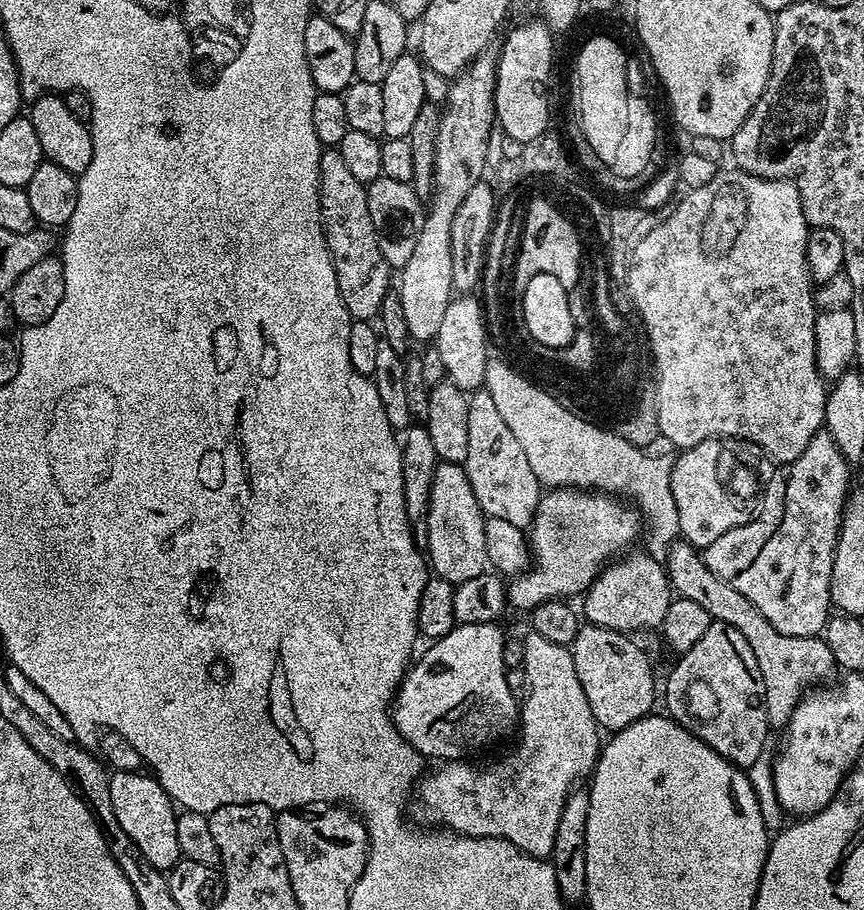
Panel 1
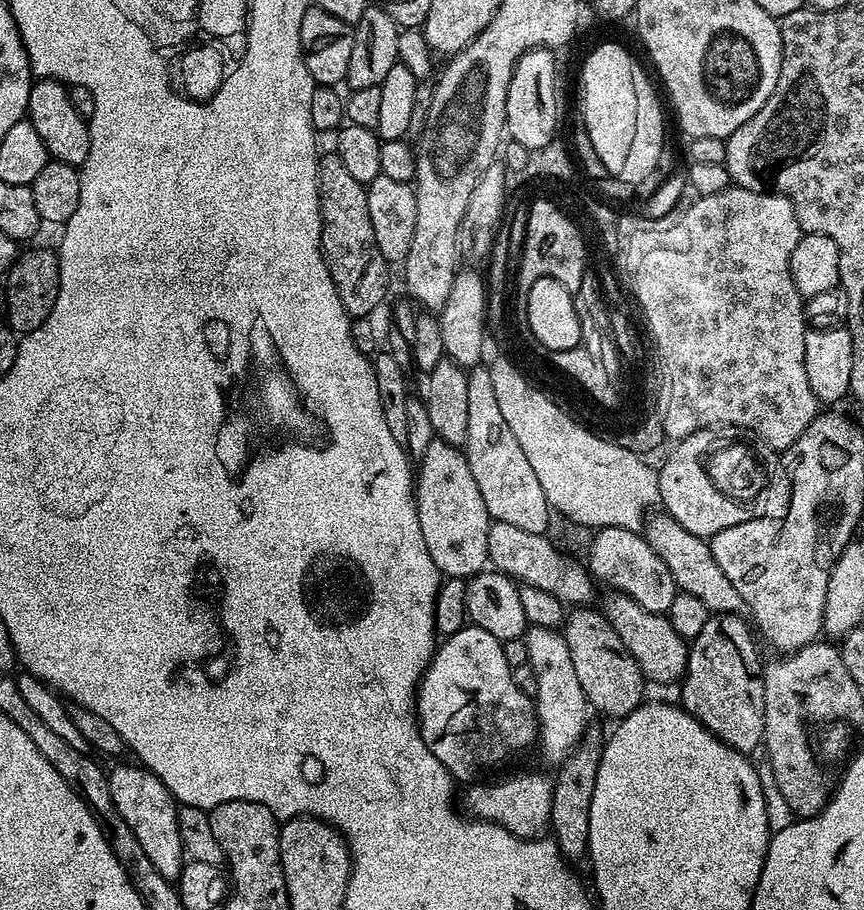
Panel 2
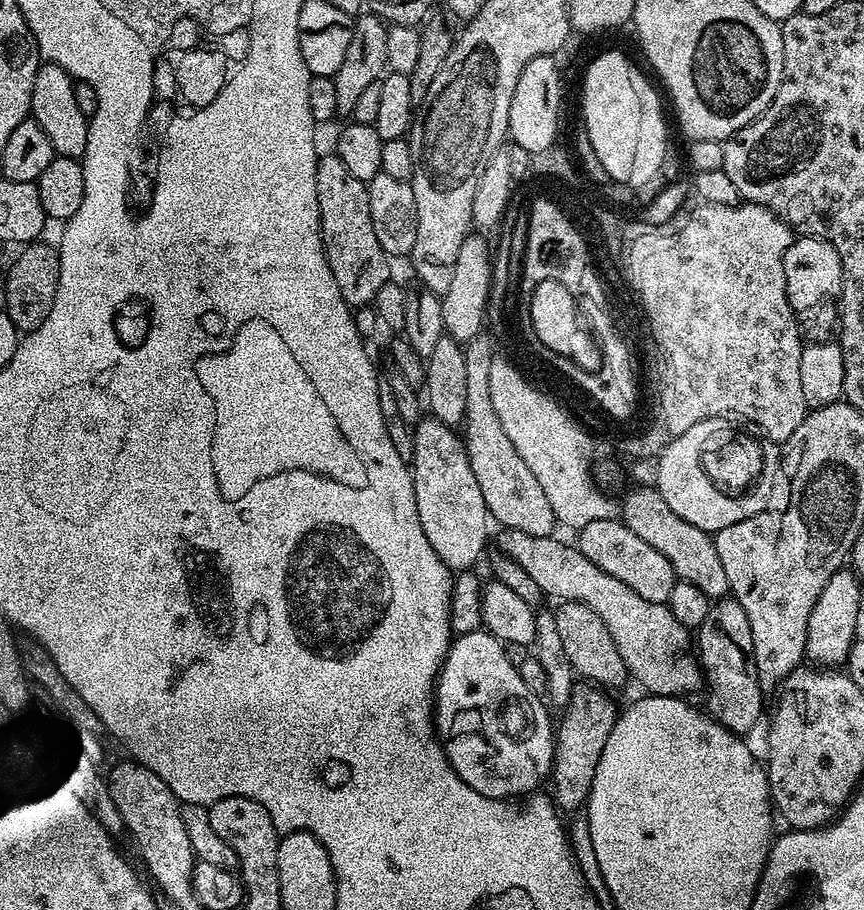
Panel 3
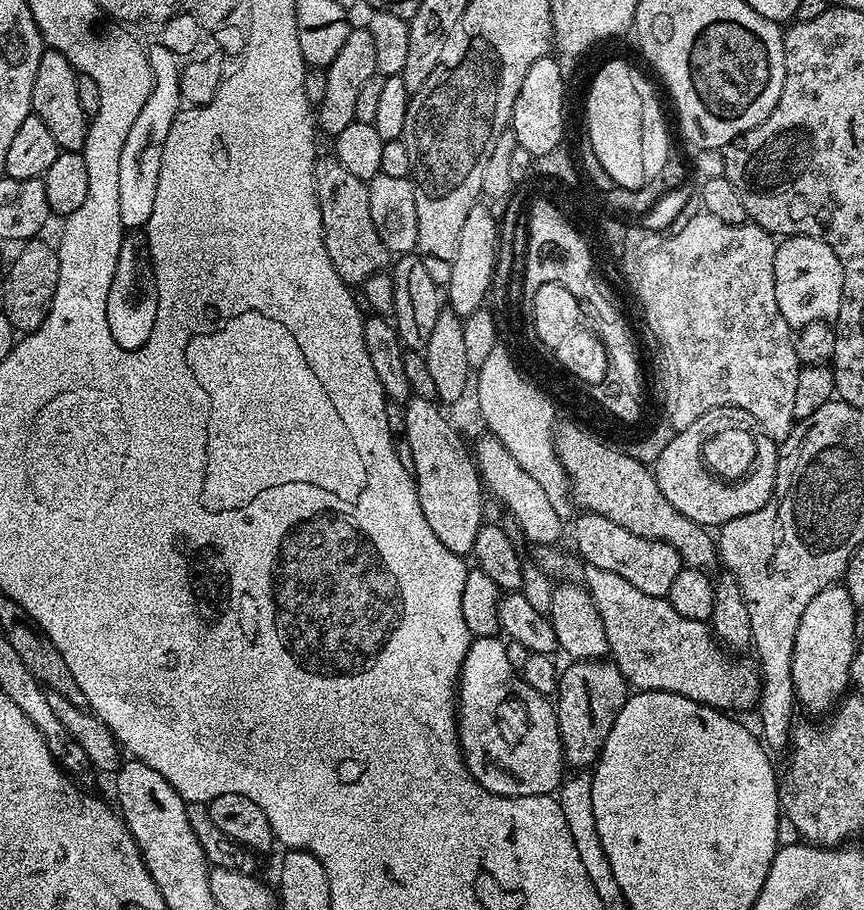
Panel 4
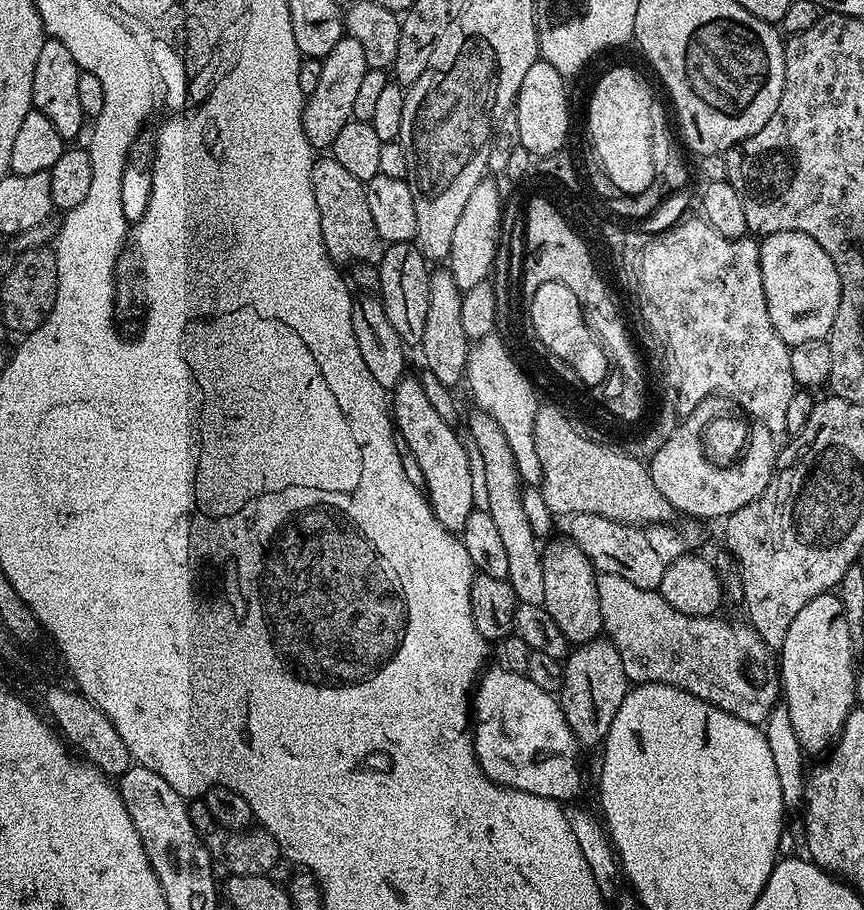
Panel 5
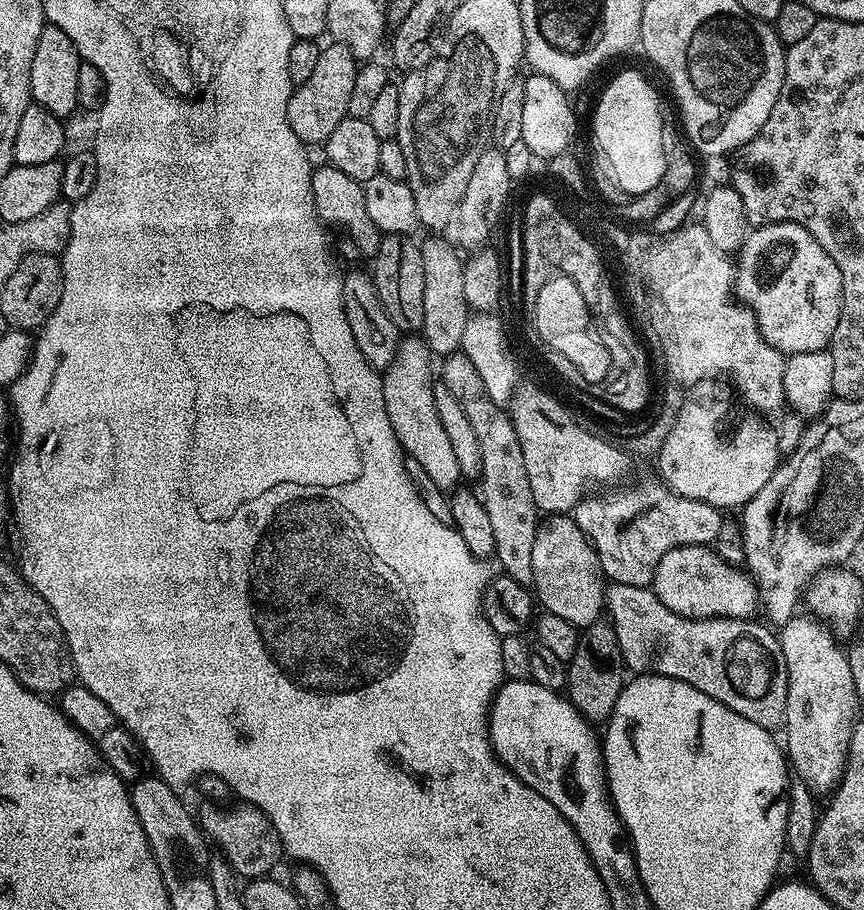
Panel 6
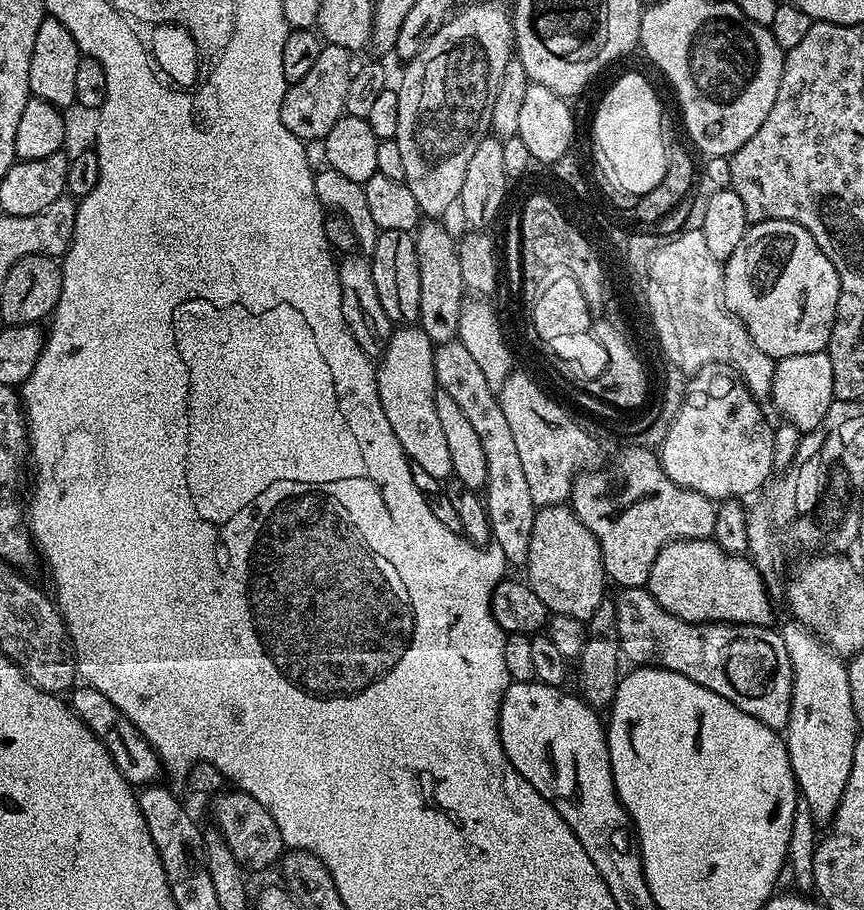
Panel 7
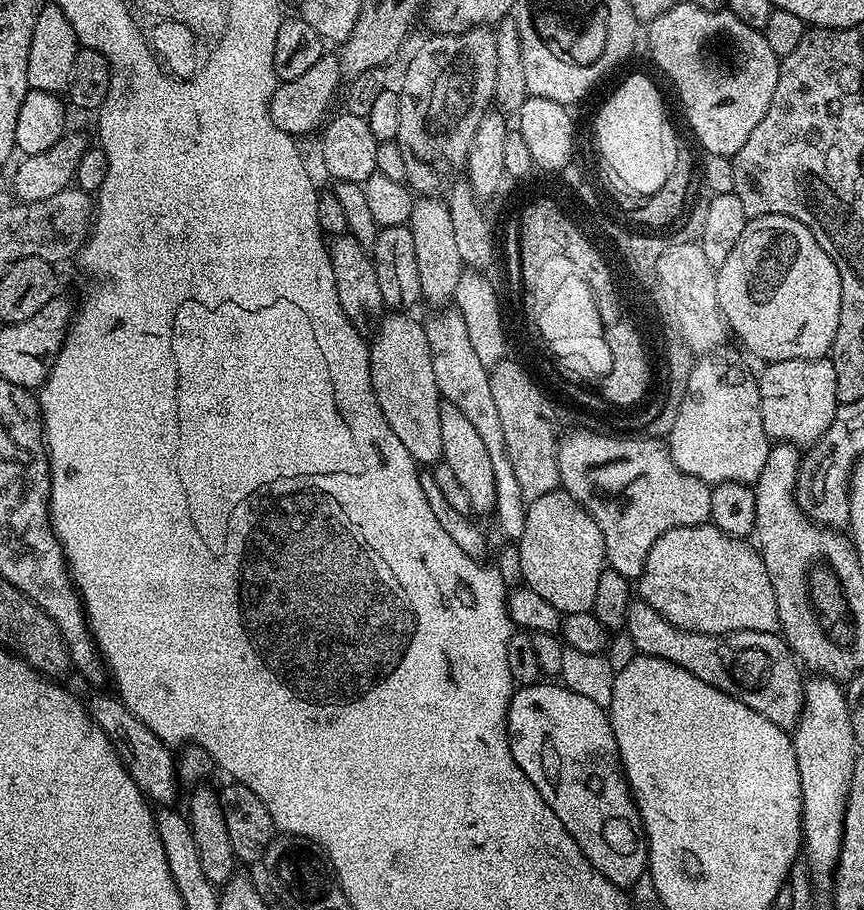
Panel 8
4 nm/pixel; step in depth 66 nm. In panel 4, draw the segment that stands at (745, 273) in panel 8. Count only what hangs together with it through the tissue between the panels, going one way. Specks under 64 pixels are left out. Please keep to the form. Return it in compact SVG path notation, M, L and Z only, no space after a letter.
M789 236L781 239L774 254L774 294L782 318L793 330L802 329L808 324L835 321L840 300L844 296L844 275L838 254L834 254L834 250L830 250L830 246L826 246L826 242L818 238Z

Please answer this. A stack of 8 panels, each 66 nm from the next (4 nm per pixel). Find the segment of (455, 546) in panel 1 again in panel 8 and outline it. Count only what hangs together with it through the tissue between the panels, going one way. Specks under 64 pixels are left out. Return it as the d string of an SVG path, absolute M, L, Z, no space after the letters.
M396 310L385 315L383 319L375 325L374 333L376 337L371 337L368 350L368 365L370 366L370 382L374 390L374 398L378 398L378 406L390 422L390 430L394 430L395 436L410 450L410 454L416 459L417 465L435 466L441 463L442 431L439 422L439 406L442 401L438 382L434 382L434 362L430 362L430 342L426 342L426 330L423 323L418 319L411 320L408 314Z

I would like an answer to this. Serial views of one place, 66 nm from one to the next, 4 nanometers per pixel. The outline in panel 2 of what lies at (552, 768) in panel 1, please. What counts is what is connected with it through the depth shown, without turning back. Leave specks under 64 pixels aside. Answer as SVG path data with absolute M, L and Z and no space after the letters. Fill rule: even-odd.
M531 626L522 638L528 651L527 664L534 670L534 678L538 678L538 690L534 697L538 749L552 766L559 766L576 748L589 727L590 705L578 682L574 661L570 658L570 646L566 646L563 631L546 626ZM520 772L501 784L476 784L468 792L467 811L477 820L502 825L510 830L510 834L520 836L523 840L540 838L550 824L553 785L553 781L549 777L547 780L540 772Z

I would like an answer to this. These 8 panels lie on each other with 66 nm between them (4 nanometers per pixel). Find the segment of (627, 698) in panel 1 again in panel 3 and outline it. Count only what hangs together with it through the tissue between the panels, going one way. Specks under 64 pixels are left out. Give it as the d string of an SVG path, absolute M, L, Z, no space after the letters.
M577 600L563 601L555 613L558 638L562 638L562 650L566 650L573 673L605 690L622 687L629 675L618 654L618 646L614 646L614 638L610 638L610 630L606 630L606 622L602 622L602 618L598 618L590 606L580 604Z

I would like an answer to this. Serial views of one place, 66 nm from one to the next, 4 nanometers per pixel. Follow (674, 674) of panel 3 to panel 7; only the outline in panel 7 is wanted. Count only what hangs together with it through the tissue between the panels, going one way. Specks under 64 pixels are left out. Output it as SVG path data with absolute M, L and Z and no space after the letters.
M647 587L620 588L617 593L614 603L618 638L623 659L627 663L629 660L629 665L674 670L674 674L682 674L682 678L690 678L690 682L698 682L698 686L706 686L706 690L722 694L726 702L734 702L734 706L750 714L750 718L758 718L758 722L777 730L787 729L792 701L792 667L786 654L784 637L779 631L771 632L773 629L763 624L686 622L658 606Z

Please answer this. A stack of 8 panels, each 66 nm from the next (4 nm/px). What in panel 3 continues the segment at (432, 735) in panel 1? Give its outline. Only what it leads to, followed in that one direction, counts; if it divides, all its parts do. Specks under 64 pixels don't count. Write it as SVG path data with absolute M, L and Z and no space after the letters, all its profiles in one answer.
M481 630L456 636L449 644L448 657L436 677L434 723L450 766L454 766L458 778L478 790L478 794L504 802L516 798L512 796L534 791L540 780L549 779L552 762L556 759L556 741L554 720L548 717L547 707L549 705L522 682L519 667L506 658L504 645L489 632Z

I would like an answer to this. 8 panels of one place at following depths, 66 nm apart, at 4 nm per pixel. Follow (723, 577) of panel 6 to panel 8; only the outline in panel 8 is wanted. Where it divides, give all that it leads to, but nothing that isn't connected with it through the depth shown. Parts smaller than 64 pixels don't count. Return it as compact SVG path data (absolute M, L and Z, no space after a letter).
M711 522L666 530L650 546L638 596L666 622L687 632L728 636L732 632L781 631L774 586L759 551L747 539L730 537Z

